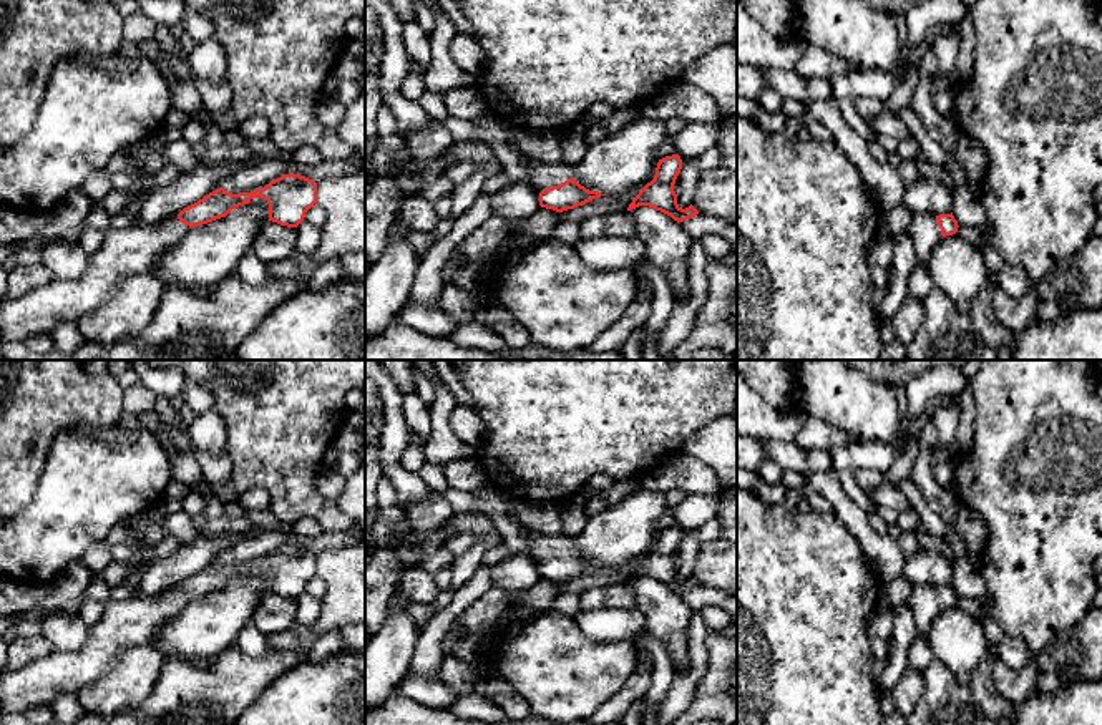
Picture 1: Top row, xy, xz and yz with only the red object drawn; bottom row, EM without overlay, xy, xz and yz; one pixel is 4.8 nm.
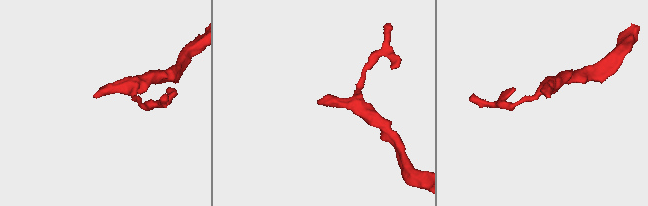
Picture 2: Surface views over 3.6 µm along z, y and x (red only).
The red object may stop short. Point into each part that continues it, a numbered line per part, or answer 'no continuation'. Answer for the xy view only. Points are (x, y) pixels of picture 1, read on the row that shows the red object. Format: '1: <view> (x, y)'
1: xy (133, 249)

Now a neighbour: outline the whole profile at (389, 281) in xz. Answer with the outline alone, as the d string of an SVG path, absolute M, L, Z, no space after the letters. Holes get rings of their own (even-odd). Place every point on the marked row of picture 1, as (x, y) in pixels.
M398 217L397 229L387 236L383 254L365 274L365 337L383 332L395 324L397 314L410 300L418 269L418 252L405 239L410 232Z

